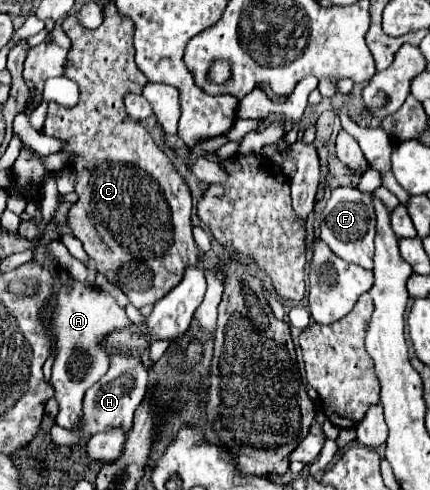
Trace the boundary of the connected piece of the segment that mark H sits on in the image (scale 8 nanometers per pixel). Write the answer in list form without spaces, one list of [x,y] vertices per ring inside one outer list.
[[[113,354],[111,364],[103,380],[99,380],[95,386],[91,386],[85,394],[83,400],[83,414],[79,420],[77,430],[53,426],[51,428],[51,438],[57,446],[75,446],[79,440],[87,440],[97,432],[105,432],[109,428],[121,428],[125,434],[133,426],[133,416],[135,410],[141,406],[147,390],[147,368],[141,364],[139,356],[127,356],[127,354]]]

